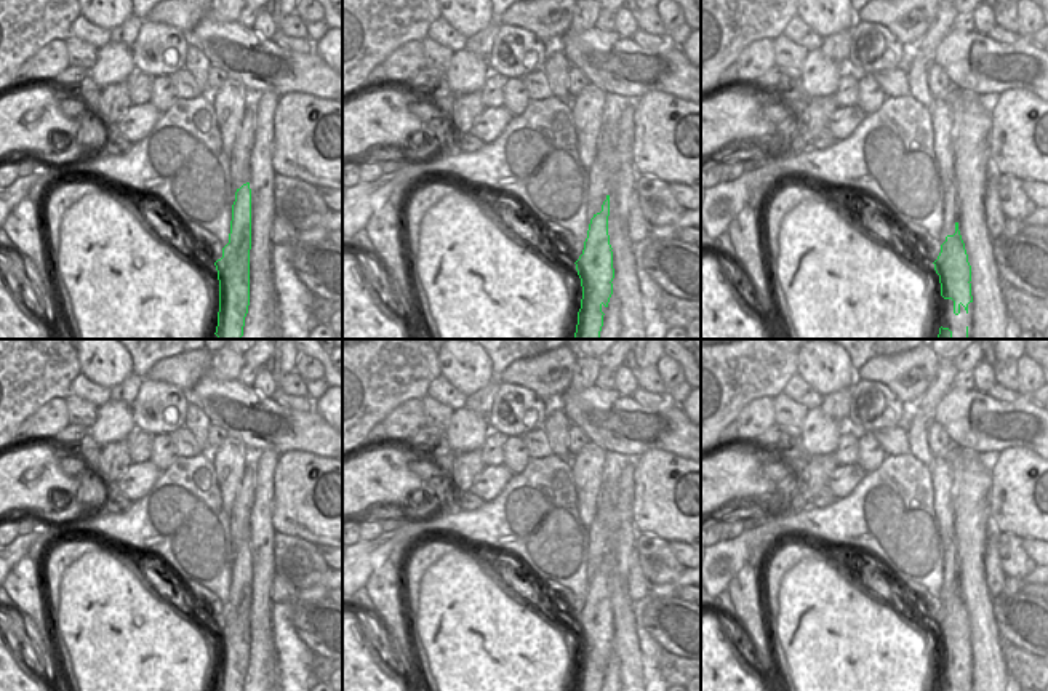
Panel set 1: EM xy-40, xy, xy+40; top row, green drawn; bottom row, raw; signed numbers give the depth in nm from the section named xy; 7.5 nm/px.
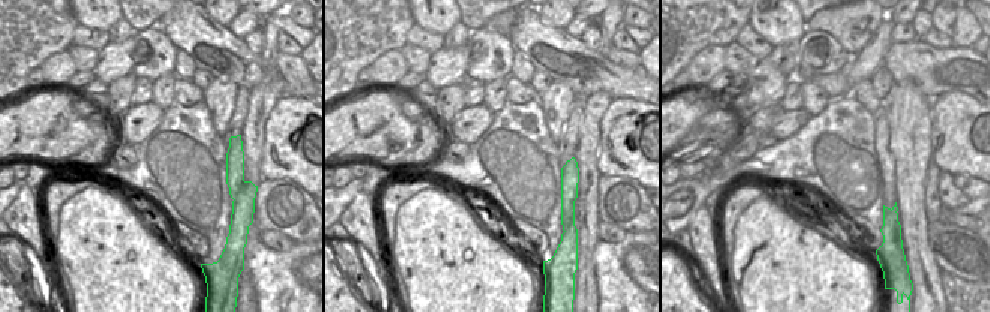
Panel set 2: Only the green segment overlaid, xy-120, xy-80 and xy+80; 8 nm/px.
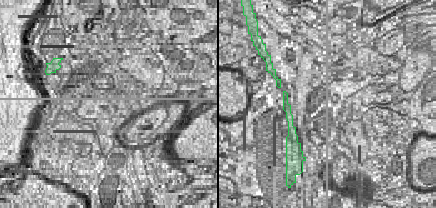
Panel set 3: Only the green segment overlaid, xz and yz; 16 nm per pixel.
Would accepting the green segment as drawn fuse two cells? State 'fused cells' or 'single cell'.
fused cells

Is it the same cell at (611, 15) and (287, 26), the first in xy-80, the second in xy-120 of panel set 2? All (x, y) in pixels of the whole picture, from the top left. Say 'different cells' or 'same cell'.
different cells

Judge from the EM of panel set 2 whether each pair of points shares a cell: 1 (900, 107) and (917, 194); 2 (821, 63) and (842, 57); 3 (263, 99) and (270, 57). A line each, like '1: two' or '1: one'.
1: one
2: one
3: one

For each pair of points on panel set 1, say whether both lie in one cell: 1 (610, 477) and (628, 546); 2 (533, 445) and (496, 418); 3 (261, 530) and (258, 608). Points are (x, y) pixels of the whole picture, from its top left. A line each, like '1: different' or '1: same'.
1: different
2: different
3: same

